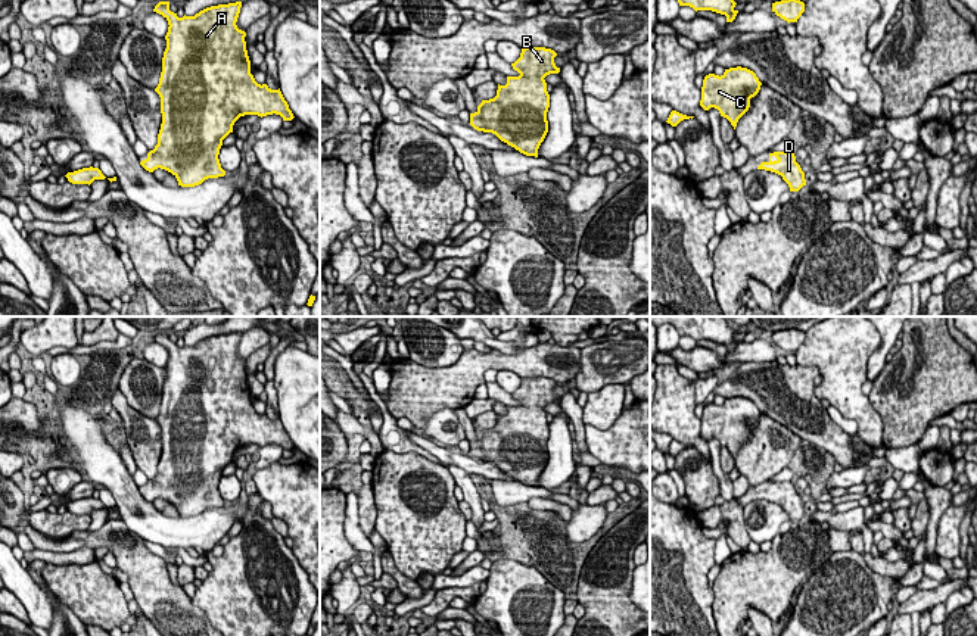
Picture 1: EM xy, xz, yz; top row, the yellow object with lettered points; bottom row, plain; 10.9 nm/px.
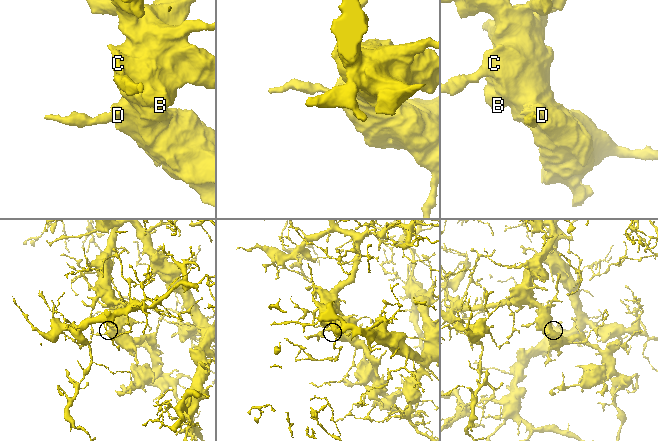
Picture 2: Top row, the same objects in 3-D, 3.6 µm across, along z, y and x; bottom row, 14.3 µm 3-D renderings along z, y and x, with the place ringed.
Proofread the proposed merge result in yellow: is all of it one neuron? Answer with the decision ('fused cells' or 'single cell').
single cell

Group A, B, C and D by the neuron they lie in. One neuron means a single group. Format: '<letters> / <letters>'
A B C D

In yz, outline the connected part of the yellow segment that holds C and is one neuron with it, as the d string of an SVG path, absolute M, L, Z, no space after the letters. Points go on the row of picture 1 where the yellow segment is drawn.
M741 66L725 69L721 77L709 74L703 80L700 106L704 110L718 109L721 116L726 118L735 130L760 85L756 74Z

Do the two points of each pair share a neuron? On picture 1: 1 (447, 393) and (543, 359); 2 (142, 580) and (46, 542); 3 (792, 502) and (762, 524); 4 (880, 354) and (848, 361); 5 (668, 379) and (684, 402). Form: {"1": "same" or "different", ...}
{"1": "same", "2": "same", "3": "different", "4": "different", "5": "same"}

